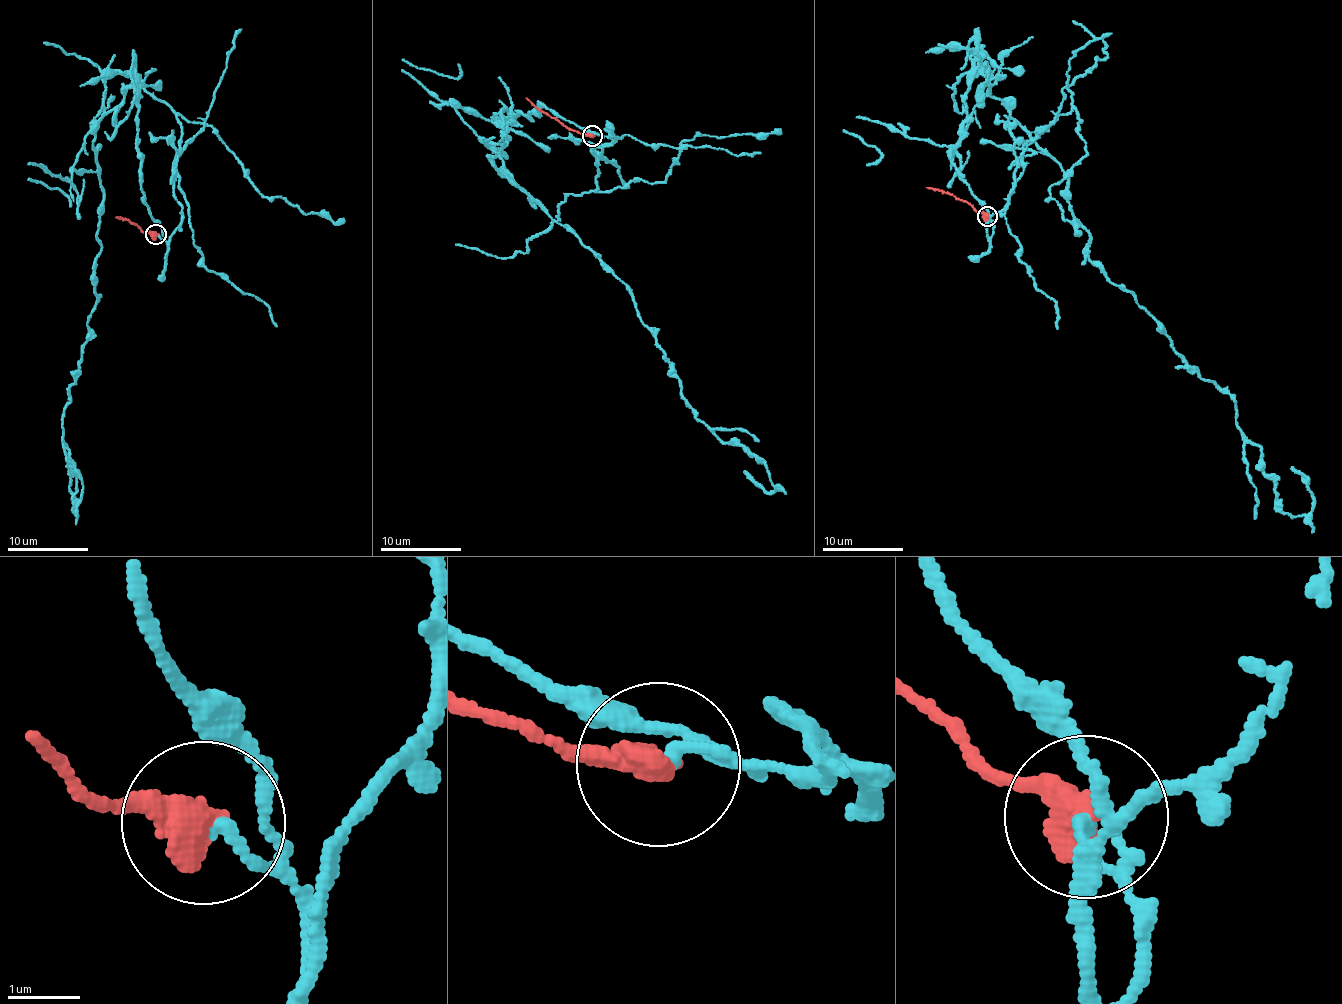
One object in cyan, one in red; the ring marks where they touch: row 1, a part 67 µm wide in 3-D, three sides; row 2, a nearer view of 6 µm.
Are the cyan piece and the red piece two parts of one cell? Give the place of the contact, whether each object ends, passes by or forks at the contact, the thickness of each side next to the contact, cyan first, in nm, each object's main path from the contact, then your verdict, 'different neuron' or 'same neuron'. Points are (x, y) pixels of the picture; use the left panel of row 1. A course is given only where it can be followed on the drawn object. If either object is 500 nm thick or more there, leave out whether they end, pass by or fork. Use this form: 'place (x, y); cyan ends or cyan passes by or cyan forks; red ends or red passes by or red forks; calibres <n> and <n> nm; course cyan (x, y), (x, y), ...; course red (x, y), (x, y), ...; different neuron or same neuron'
place (155, 234); calibres 160 and 500 nm; course cyan (156, 235), (135, 85), (92, 143), (103, 194), (97, 302), (62, 429), (71, 510), (68, 463); course red (156, 235), (140, 230), (126, 219), (115, 217); different neuron

